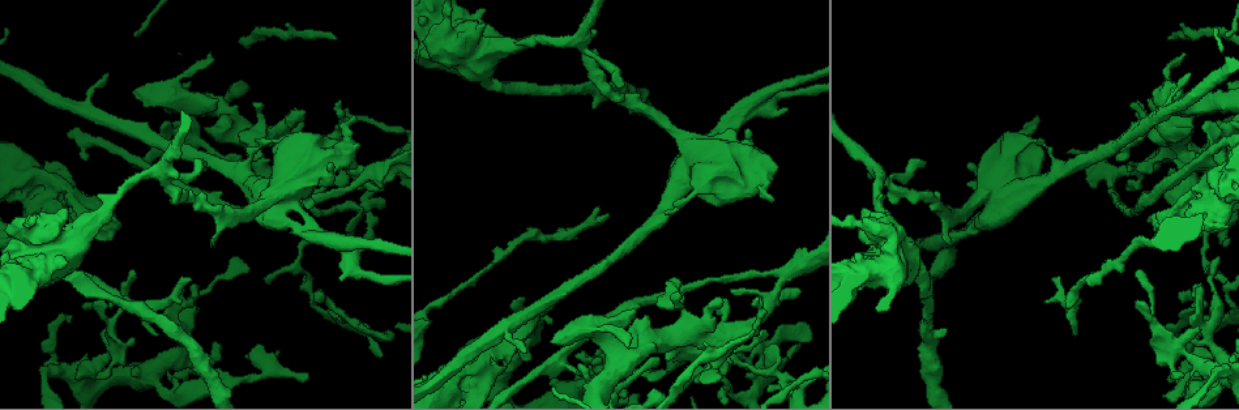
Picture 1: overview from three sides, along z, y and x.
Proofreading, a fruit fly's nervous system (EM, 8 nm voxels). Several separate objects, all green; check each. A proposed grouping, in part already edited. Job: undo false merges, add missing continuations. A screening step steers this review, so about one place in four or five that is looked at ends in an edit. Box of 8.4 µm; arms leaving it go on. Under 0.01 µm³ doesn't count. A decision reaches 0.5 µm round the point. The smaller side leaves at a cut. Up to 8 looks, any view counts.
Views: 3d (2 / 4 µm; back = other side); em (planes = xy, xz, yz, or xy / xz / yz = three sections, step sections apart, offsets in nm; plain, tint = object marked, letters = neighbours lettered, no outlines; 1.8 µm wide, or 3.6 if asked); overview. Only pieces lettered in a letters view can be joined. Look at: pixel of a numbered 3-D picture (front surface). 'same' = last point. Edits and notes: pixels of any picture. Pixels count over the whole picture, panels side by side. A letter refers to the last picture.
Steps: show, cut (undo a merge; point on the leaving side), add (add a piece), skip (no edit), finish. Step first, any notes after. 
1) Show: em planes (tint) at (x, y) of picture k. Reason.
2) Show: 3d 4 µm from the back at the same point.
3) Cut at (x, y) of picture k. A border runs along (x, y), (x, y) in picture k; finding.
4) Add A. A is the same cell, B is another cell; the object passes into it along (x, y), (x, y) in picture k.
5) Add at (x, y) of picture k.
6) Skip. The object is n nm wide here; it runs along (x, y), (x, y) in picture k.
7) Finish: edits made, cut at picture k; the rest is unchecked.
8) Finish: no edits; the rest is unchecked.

Show: 3d 2 µm at (476, 369) of picture 1.

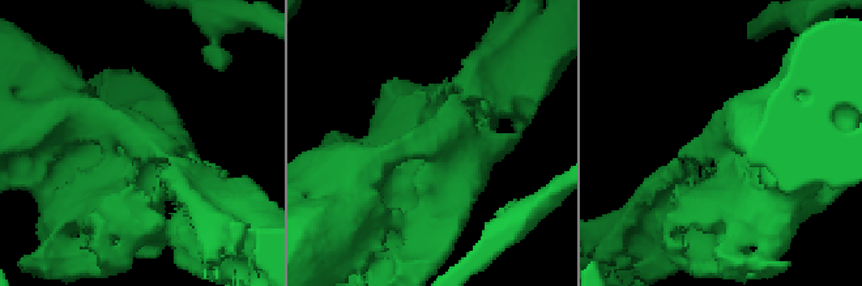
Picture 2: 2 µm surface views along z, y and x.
Show: em planes (letters) at (728, 138) of picture 2.

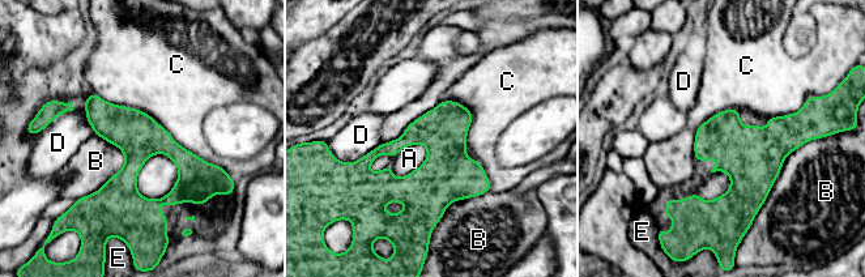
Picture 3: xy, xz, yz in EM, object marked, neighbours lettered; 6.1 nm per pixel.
Skip. The object is 280 nm wide here; A, B, C, D and E are other cells; a border runs along (426, 146), (418, 166), (392, 175) in picture 3; all the same neuron.

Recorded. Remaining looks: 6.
Show: em 3.6 µm planes (letters) at (276, 193) of picture 1. Looks like a crossing.

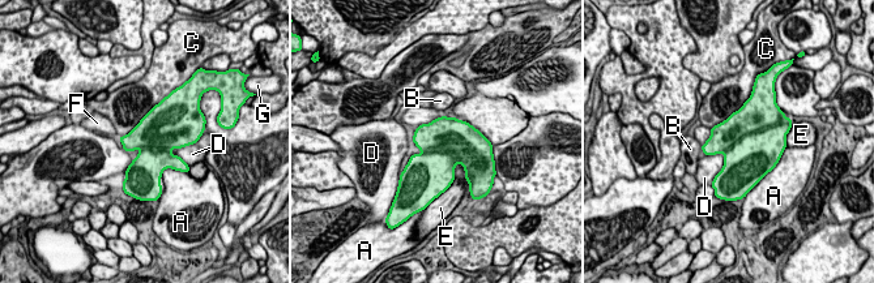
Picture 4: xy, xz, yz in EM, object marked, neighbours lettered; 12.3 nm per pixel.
Cut at (754, 151) of picture 4. The object is 600 nm wide here; A, B, C, D, E, F and G are other cells; two neurons meet here.

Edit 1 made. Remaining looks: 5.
Show: em planes (tint) at (733, 357) of picture 1. Tapers out.

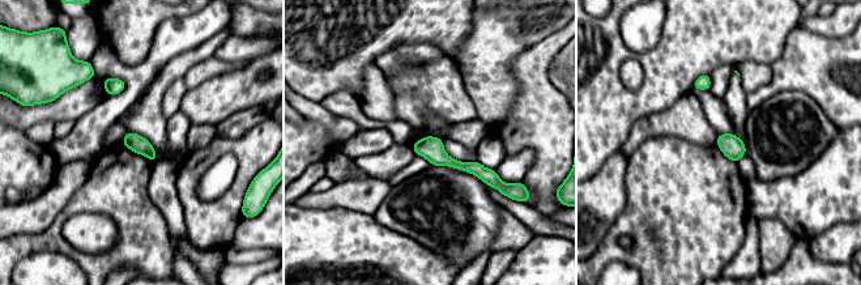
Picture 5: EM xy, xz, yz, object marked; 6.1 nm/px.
Show: em planes (letters) at the same point. What lies round it.

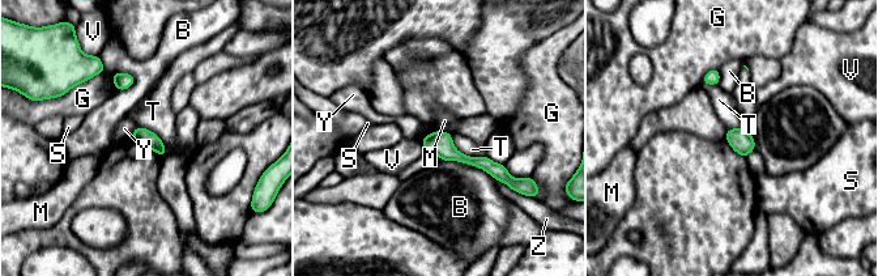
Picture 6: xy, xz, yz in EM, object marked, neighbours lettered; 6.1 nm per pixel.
Skip. B, G, M, S, T, V, Y and Z are other cells; it runs along (425, 141), (506, 178) in picture 6; no lettered piece goes on from it.

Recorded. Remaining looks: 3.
Finish: edits made, cut at picture 4; the rest is unchecked.

